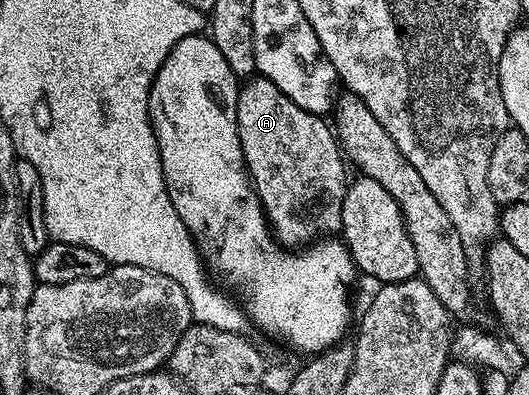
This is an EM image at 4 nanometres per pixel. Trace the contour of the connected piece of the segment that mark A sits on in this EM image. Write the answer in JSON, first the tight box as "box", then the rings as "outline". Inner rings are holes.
{"box":[236,77,348,249],"outline":[[[261,77],[247,78],[239,86],[236,121],[246,172],[250,174],[254,191],[260,197],[266,222],[274,232],[275,239],[287,249],[301,249],[341,232],[342,206],[348,186],[348,163],[333,126],[323,116],[308,113],[308,109],[300,109],[300,105],[284,97],[284,93],[280,93],[272,81]]]}

